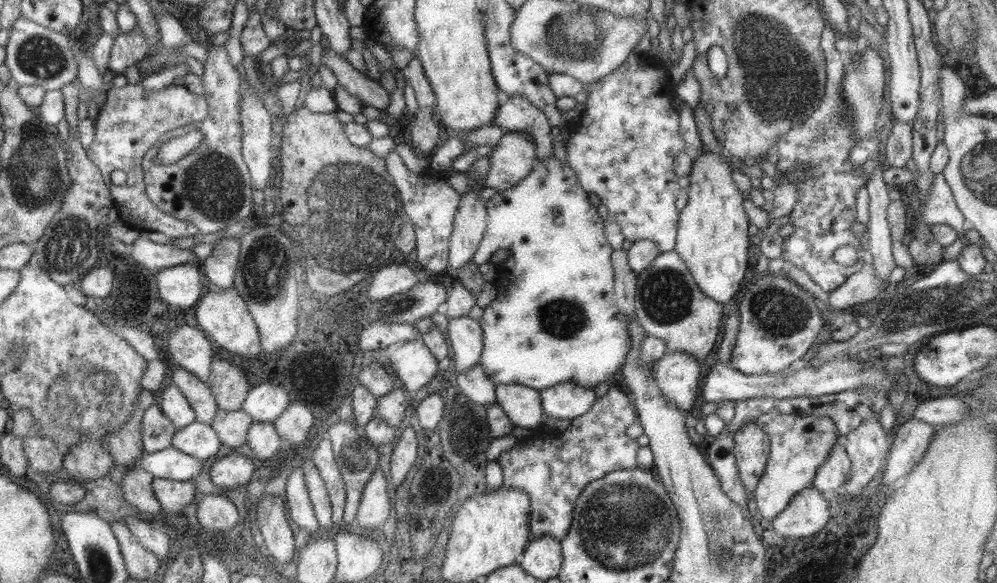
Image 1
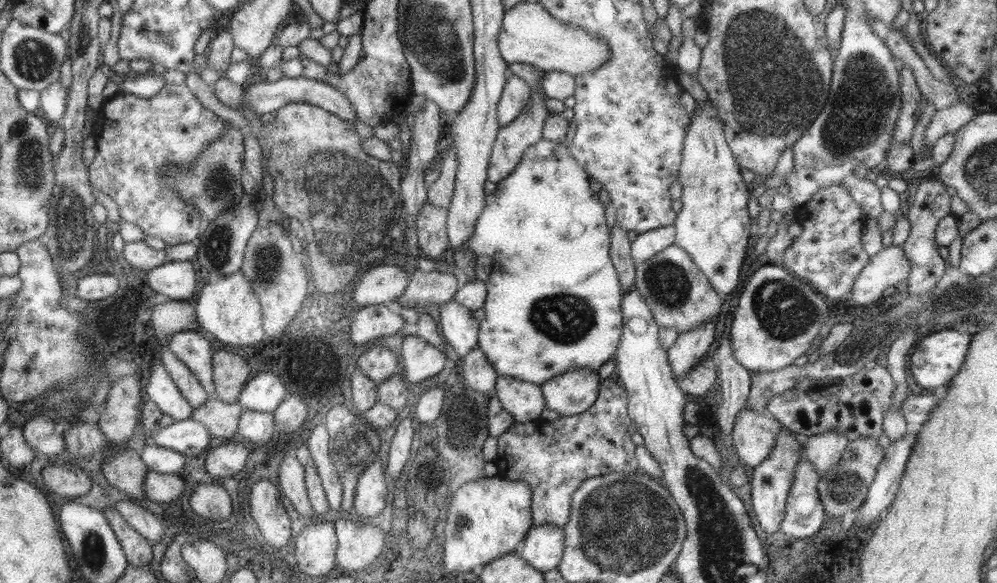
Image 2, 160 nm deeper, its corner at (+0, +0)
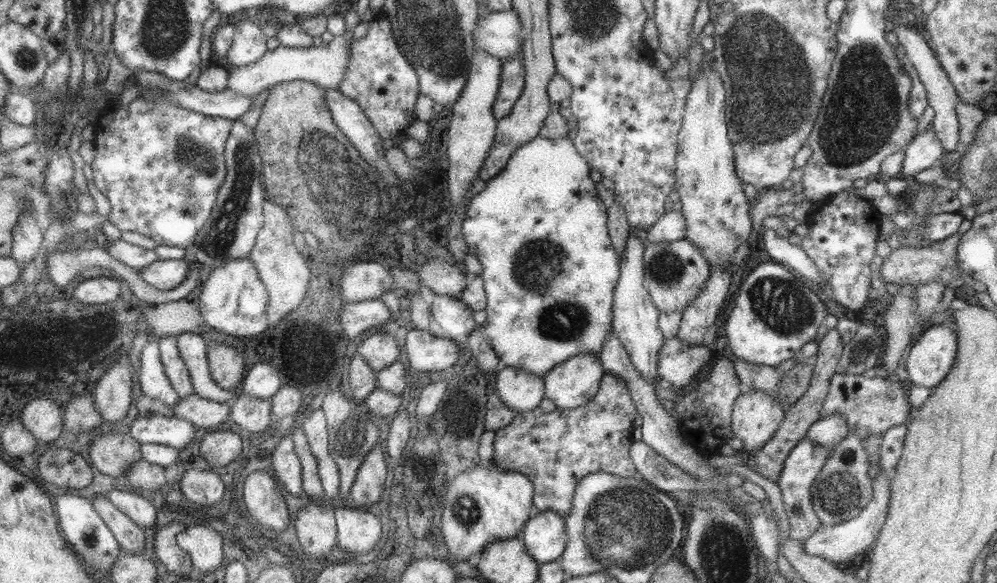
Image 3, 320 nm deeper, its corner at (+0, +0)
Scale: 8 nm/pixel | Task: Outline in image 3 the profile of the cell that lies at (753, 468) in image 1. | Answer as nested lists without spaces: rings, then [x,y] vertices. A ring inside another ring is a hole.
[[[744,389],[732,404],[731,433],[743,442],[741,451],[750,455],[773,436],[783,417],[783,408],[771,395]]]

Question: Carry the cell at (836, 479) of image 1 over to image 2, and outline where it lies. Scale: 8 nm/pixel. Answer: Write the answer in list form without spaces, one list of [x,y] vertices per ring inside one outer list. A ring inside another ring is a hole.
[[[829,430],[829,432],[825,431],[804,438],[802,452],[821,476],[837,464],[840,454],[848,442],[850,441],[843,433],[839,433],[837,430]]]

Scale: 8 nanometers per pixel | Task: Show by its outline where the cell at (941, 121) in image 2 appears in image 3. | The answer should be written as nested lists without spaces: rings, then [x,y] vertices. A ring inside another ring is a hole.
[[[927,128],[925,133],[919,133],[905,146],[903,164],[897,176],[903,178],[915,174],[938,164],[945,155],[933,128]]]

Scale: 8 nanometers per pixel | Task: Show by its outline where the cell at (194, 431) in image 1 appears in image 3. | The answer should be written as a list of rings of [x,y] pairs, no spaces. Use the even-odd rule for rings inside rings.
[[[136,415],[124,431],[139,444],[155,443],[177,450],[184,448],[192,439],[194,427],[190,422],[174,415],[142,417]]]

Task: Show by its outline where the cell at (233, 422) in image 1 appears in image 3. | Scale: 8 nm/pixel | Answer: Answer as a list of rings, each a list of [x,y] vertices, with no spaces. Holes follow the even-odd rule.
[[[193,393],[179,398],[171,409],[175,417],[186,420],[193,426],[213,430],[227,418],[230,404],[230,402],[211,402]]]

